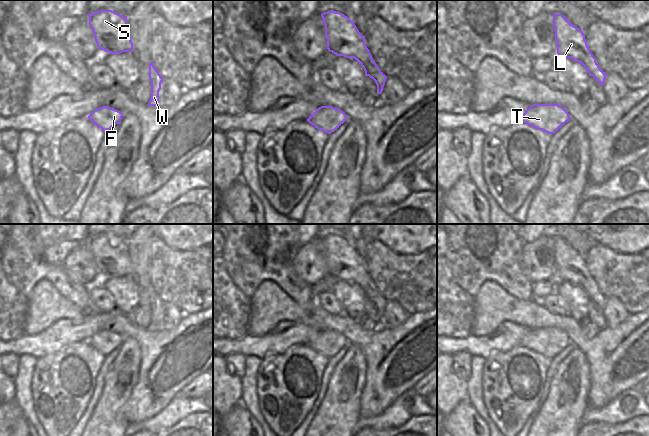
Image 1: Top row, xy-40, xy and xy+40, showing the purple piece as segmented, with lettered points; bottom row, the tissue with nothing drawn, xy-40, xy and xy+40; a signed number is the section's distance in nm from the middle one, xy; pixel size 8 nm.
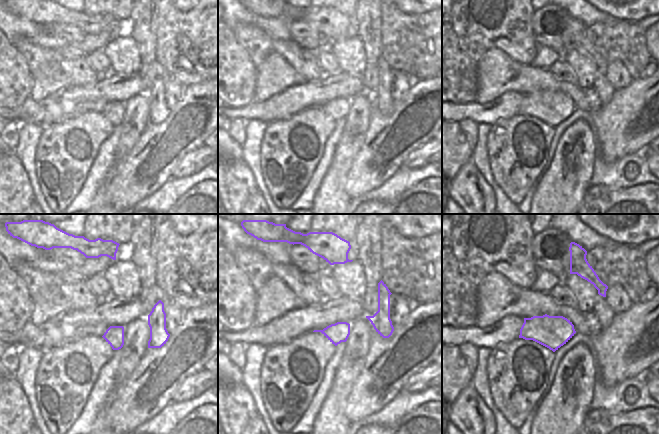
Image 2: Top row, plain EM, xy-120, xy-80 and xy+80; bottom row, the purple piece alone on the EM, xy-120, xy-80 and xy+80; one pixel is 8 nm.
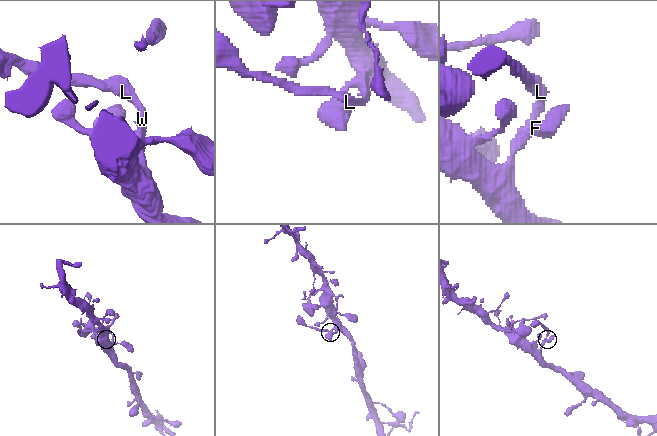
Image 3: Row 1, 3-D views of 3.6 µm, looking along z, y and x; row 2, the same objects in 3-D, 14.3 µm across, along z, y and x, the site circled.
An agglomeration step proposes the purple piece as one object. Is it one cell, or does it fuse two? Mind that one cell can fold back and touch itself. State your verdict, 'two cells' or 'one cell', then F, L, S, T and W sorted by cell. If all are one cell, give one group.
two cells; F T W / L S

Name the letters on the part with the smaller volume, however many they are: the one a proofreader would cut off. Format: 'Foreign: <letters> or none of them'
Foreign: L, S.

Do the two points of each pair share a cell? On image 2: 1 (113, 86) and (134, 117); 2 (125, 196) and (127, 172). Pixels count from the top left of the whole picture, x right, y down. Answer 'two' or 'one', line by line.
1: two
2: one

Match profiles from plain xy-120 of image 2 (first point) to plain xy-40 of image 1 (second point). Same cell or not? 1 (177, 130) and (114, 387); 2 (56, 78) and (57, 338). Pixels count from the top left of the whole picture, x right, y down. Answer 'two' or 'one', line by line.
1: two
2: two

